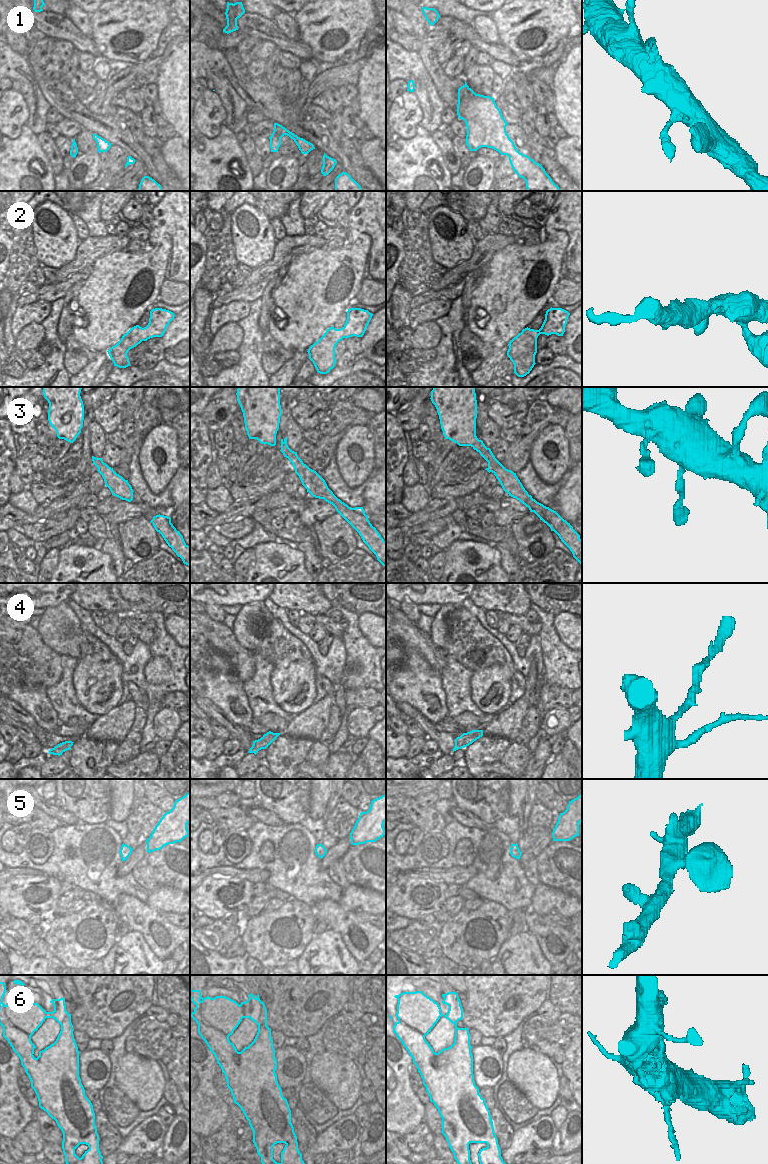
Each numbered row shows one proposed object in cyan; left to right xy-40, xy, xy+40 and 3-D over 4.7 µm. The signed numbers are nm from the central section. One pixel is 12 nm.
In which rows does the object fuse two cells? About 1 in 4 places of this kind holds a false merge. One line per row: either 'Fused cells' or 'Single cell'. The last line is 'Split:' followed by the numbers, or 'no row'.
1: Single cell
2: Single cell
3: Single cell
4: Single cell
5: Single cell
6: Single cell
Split: no row

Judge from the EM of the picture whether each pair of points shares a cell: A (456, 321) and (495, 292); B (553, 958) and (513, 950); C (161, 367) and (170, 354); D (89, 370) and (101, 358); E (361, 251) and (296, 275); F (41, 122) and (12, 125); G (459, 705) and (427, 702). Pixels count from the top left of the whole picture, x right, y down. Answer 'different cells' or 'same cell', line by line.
A: different cells
B: different cells
C: different cells
D: same cell
E: same cell
F: different cells
G: different cells

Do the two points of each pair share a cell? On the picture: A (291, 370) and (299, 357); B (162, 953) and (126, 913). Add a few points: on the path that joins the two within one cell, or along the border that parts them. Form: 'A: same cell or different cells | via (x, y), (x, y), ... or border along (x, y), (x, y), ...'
A: same cell | via (292, 367), (297, 360)
B: same cell | via (155, 943), (135, 923)

